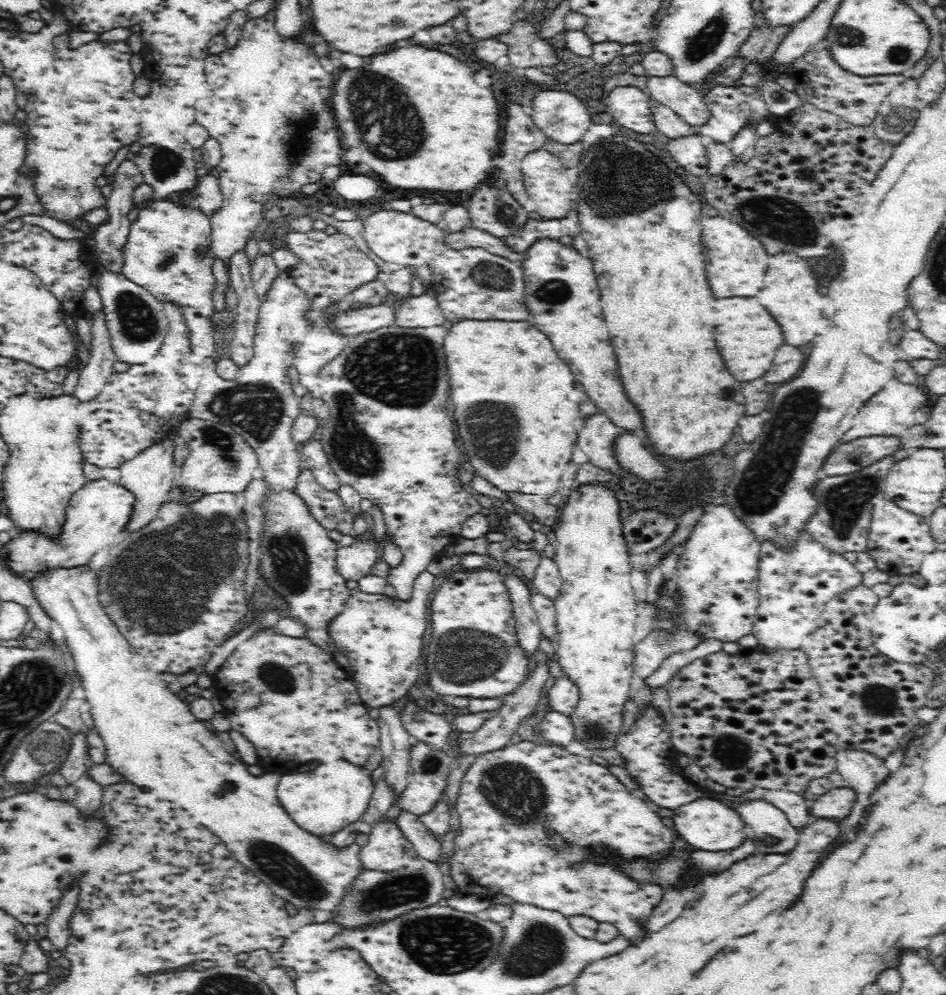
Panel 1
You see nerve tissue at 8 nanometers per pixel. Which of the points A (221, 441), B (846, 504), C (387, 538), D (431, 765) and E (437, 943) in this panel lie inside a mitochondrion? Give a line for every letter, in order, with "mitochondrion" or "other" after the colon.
A: mitochondrion
B: mitochondrion
C: other
D: mitochondrion
E: mitochondrion

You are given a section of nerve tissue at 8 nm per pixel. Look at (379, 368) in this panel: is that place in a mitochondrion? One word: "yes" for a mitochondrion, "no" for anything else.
yes

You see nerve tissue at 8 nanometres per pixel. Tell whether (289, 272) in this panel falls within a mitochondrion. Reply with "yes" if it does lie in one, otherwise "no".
no

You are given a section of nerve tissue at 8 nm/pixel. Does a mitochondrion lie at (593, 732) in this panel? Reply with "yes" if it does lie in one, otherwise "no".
yes

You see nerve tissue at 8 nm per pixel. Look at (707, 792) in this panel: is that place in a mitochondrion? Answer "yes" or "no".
no

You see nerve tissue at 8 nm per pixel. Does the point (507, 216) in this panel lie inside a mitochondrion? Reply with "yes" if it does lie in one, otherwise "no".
yes

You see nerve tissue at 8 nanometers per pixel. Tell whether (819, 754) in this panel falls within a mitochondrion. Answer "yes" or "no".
no

